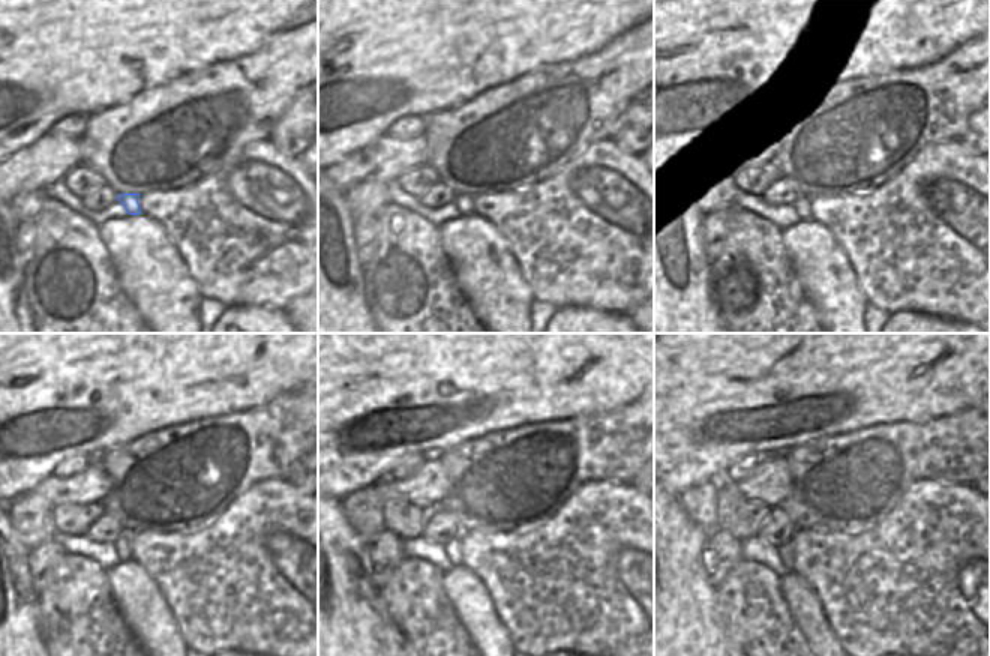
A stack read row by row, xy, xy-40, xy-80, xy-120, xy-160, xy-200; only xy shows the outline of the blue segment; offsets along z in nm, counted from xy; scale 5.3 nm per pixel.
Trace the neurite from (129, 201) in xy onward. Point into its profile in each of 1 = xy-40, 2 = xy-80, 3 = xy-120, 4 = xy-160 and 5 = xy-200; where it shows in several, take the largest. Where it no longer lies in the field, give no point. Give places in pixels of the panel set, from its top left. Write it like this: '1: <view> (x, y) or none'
1: xy-40 (464, 201)
2: xy-80 (803, 203)
3: xy-120 (120, 545)
4: xy-160 (453, 548)
5: xy-200 (786, 551)

